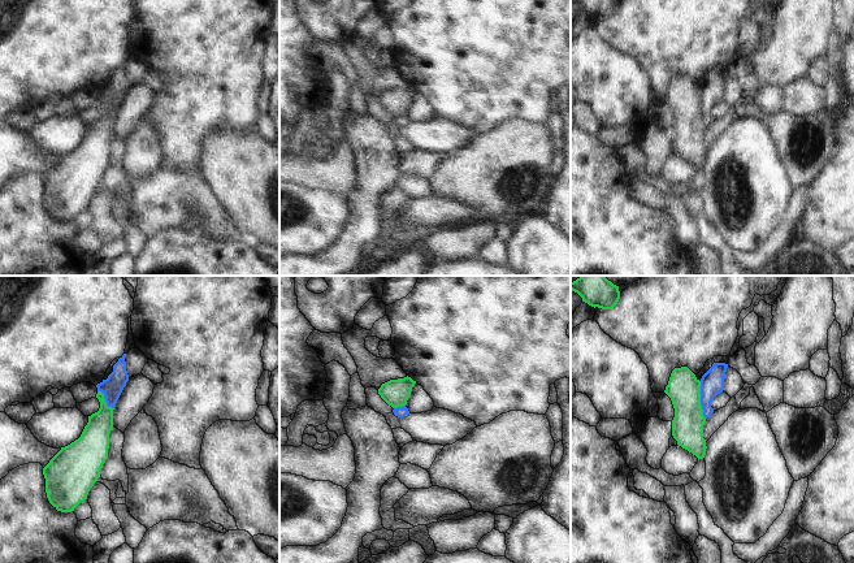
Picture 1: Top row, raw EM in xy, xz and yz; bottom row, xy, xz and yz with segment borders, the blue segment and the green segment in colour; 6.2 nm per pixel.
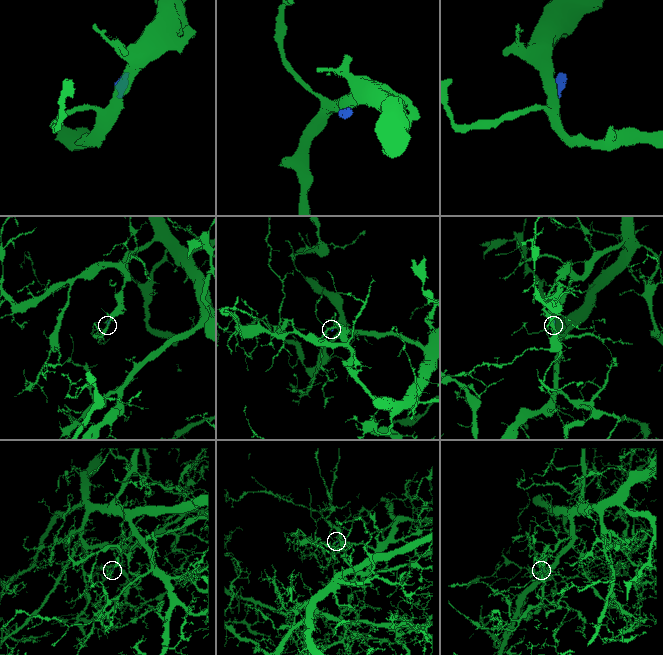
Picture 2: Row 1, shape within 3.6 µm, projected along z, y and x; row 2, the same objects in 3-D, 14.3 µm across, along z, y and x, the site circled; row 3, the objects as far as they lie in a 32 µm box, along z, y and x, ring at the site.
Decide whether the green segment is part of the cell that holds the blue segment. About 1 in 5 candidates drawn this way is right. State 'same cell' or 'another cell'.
another cell

